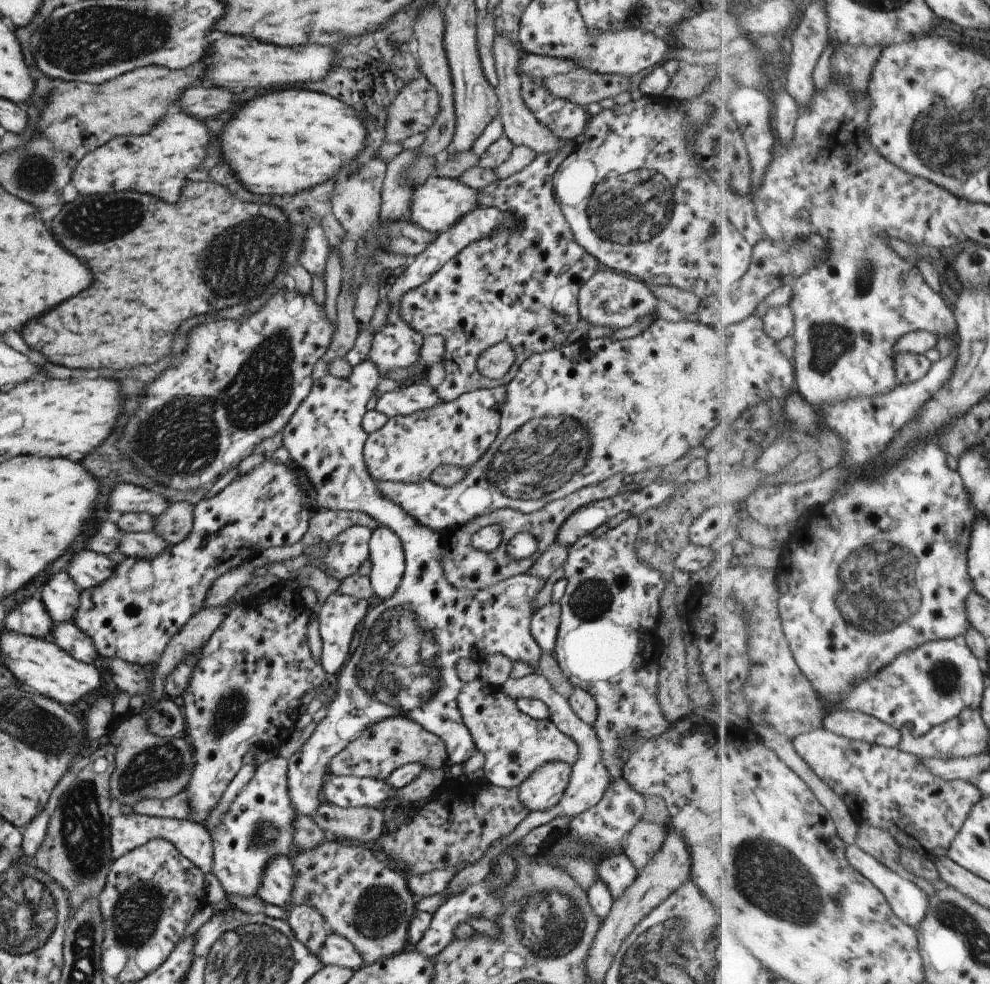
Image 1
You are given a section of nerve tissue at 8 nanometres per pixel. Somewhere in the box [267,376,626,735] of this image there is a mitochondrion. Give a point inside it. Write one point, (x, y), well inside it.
(399, 665)

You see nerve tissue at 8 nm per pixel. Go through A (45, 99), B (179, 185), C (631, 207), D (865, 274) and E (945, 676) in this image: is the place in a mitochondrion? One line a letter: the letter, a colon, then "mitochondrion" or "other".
A: other
B: other
C: mitochondrion
D: mitochondrion
E: mitochondrion

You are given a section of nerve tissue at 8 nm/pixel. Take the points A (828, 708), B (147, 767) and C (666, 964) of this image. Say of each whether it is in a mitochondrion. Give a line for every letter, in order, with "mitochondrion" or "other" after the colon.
A: other
B: mitochondrion
C: mitochondrion

